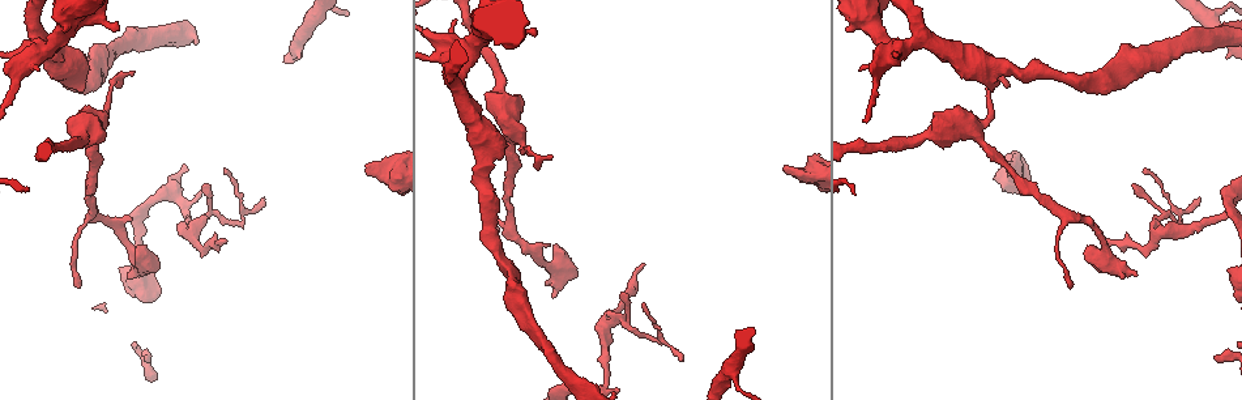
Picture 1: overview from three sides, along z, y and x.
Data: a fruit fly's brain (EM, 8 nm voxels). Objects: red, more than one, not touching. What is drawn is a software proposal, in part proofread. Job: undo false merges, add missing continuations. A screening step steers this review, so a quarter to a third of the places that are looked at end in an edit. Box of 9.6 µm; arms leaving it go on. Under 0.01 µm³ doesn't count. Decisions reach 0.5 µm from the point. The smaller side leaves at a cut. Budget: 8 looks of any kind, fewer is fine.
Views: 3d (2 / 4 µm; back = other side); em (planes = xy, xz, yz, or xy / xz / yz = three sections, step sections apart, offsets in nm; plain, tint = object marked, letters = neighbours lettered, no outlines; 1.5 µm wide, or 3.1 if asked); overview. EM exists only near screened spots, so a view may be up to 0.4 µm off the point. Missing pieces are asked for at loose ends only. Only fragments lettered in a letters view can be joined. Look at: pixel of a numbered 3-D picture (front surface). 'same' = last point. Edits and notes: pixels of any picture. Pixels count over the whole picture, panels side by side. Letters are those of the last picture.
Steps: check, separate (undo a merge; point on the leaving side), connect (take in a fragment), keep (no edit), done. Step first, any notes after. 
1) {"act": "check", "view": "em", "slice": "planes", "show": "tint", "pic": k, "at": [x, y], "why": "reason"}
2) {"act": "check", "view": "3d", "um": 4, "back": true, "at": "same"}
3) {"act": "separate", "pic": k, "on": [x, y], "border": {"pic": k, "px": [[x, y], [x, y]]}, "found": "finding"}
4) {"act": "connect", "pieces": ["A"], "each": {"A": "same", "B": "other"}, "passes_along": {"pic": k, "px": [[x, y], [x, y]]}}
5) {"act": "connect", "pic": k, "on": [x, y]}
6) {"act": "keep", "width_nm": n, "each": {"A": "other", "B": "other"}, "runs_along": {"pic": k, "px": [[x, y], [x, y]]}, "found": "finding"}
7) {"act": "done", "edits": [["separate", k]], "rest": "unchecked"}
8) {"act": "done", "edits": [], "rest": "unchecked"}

{"act": "check", "view": "3d", "um": 2, "pic": 1, "at": [1136, 275], "why": "an open end"}

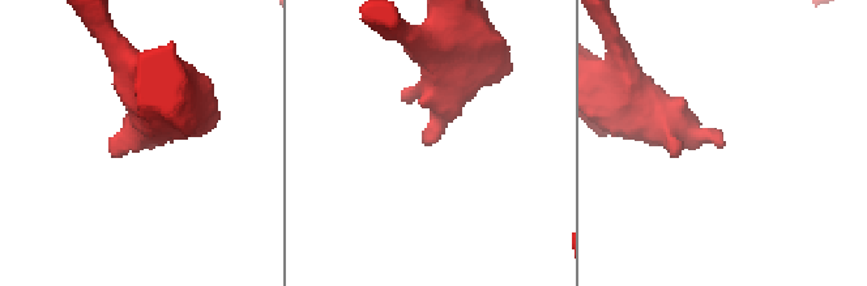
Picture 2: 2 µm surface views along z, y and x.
{"act": "check", "view": "em", "slice": "yz", "step": 4, "show": "letters", "pic": 2, "at": [429, 138]}

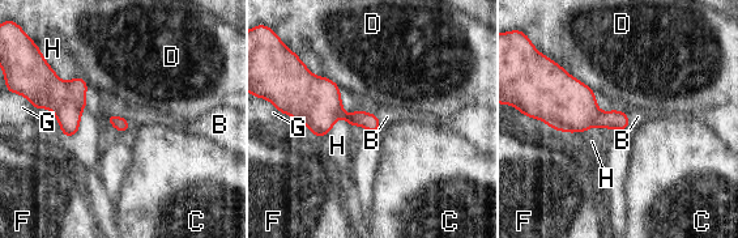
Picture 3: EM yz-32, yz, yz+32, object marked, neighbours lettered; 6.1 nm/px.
{"act": "keep", "each": {"B": "other", "C": "other", "D": "other", "F": "other", "G": "other", "H": "other"}, "border": {"pic": 3, "px": [[375, 114], [380, 123]]}, "found": "no lettered fragment goes on from it"}

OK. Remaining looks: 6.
{"act": "check", "view": "em", "slice": "xy", "step": 8, "show": "letters", "pic": 1, "at": [1178, 222], "why": "abrupt turn"}

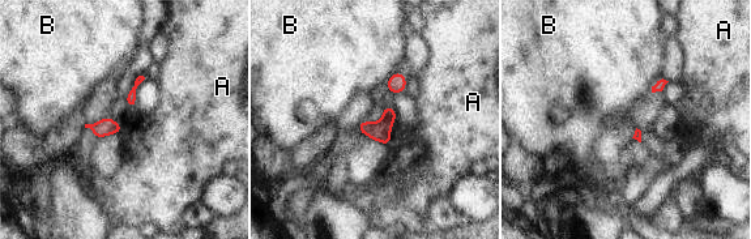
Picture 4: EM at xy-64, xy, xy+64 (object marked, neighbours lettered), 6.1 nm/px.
{"act": "separate", "pic": 4, "on": [388, 112], "each": {"A": "other", "B": "other"}, "found": "two neurons meet here"}

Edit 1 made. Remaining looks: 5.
{"act": "check", "view": "overview", "why": "redraw"}

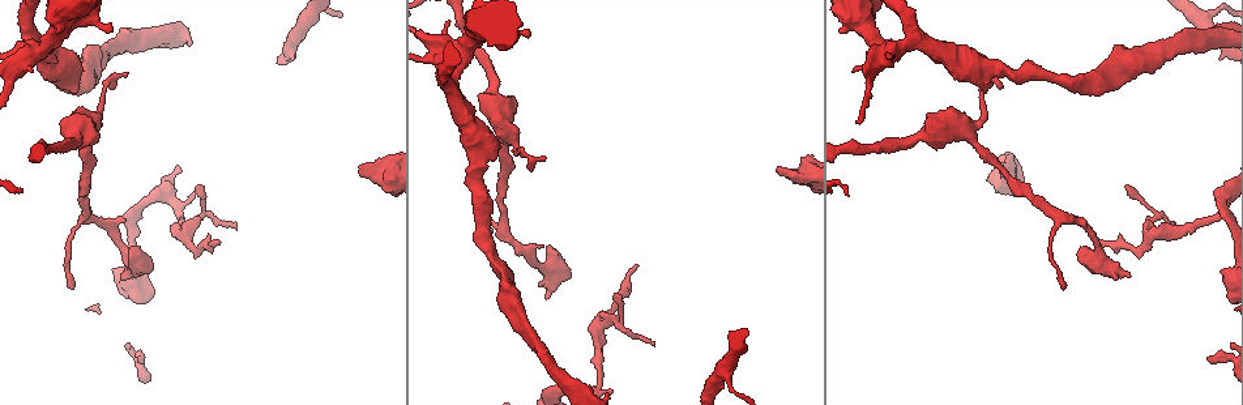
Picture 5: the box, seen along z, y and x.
{"act": "check", "view": "3d", "um": 2, "pic": 5, "at": [781, 171], "why": "thick end"}

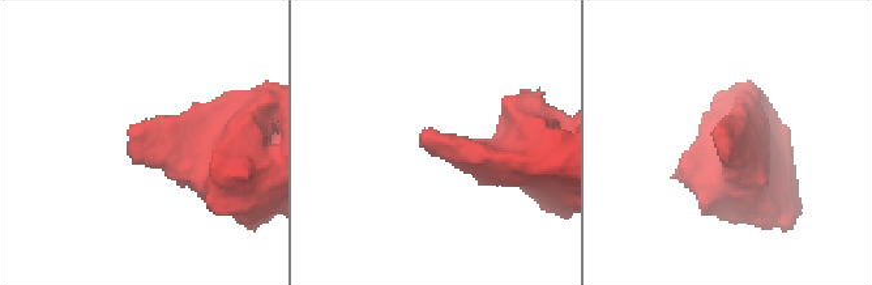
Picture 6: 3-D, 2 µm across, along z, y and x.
{"act": "check", "view": "em", "slice": "xy", "step": 8, "show": "tint", "pic": 6, "at": [430, 141], "why": "now the EM"}

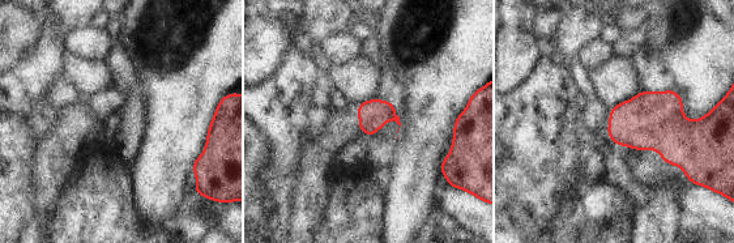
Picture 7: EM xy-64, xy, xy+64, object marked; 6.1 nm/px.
{"act": "check", "view": "em", "slice": "planes", "show": "letters", "at": "same"}

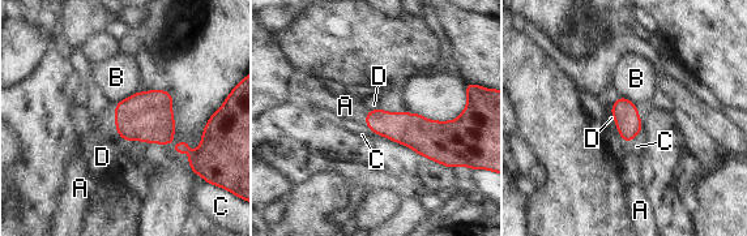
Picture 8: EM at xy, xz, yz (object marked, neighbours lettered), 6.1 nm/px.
{"act": "connect", "pieces": ["A"], "each": {"A": "same", "B": "other", "C": "other", "D": "other"}, "passes_along": {"pic": 8, "px": [[146, 116], [115, 123], [103, 128]]}, "found": "it goes on there"}

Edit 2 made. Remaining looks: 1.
{"act": "done", "edits": [["separate", 4], ["connect", 8]], "rest": "unchecked"}

